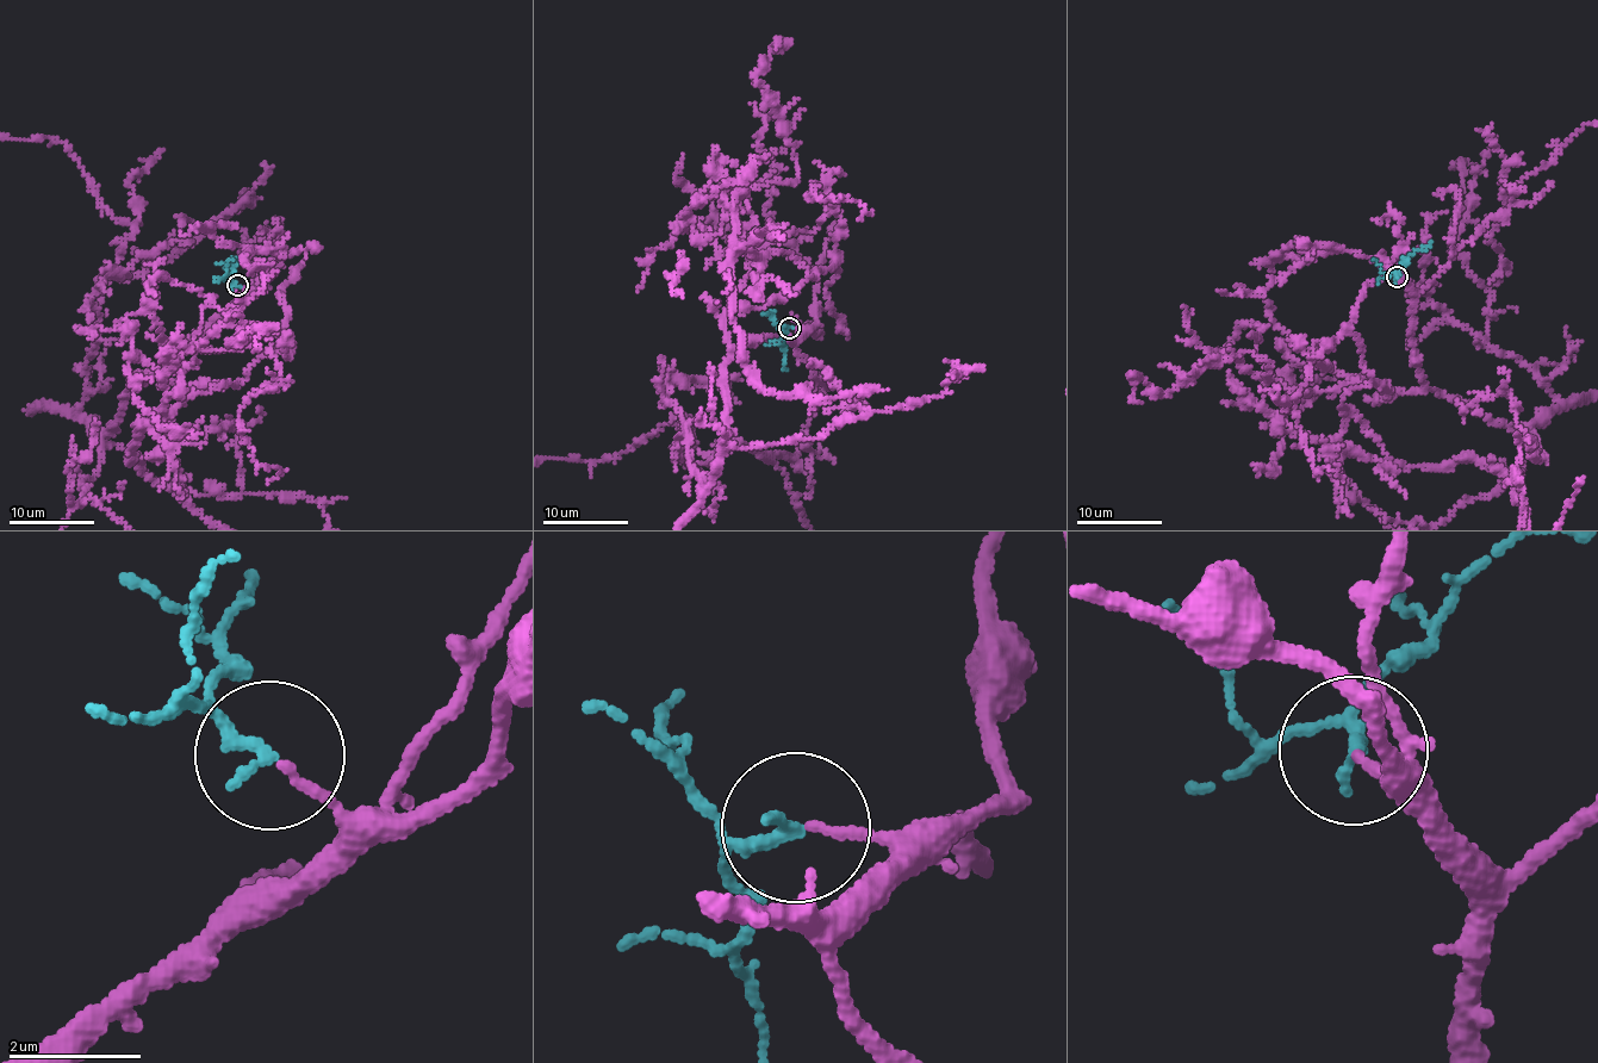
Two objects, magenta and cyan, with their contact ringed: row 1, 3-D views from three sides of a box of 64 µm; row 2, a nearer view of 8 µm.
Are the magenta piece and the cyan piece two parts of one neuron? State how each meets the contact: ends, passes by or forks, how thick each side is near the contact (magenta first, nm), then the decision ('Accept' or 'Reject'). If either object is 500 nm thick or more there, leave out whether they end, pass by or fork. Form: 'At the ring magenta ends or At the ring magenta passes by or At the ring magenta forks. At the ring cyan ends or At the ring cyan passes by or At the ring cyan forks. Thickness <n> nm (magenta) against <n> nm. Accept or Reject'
At the ring magenta ends. At the ring cyan ends. Thickness 140 nm (magenta) against 220 nm. Accept

